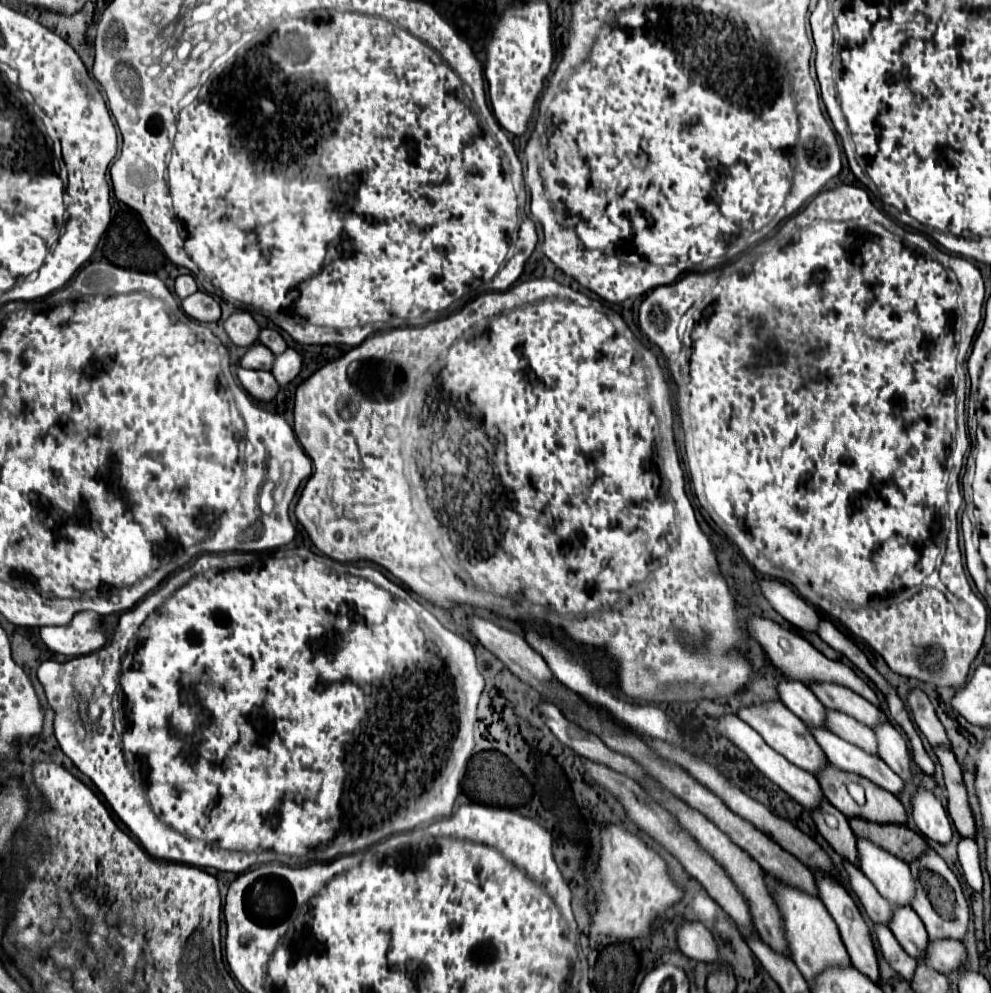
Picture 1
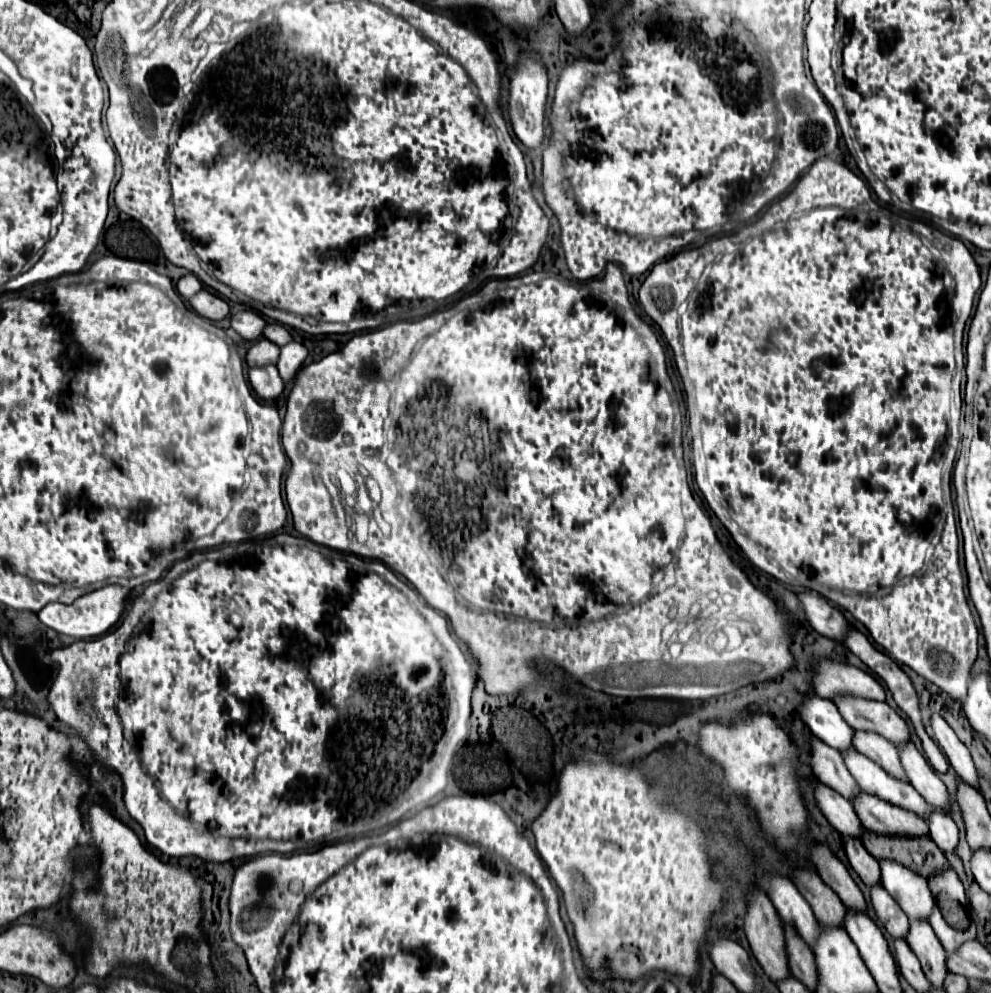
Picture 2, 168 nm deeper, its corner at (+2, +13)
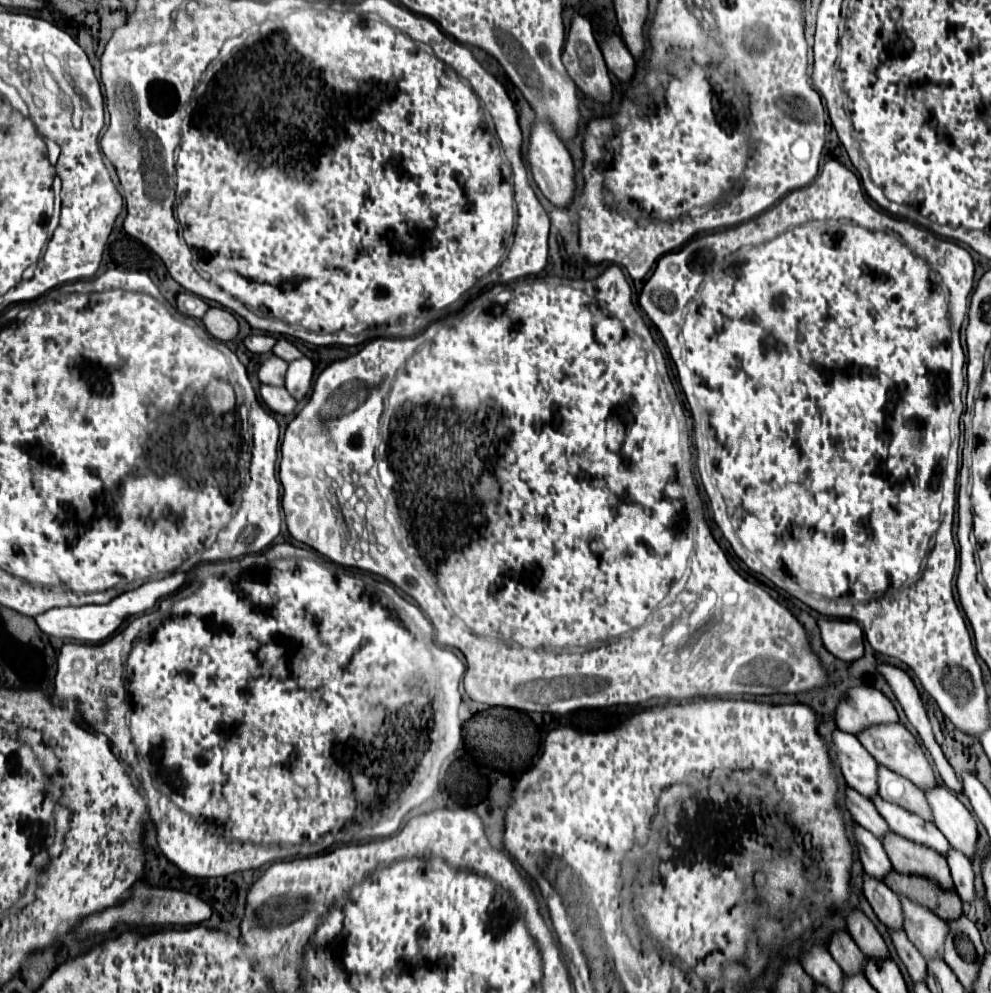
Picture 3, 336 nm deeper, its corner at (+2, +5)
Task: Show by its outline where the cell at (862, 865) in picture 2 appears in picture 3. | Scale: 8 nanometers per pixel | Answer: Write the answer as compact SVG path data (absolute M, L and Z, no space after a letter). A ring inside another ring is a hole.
M863 875L863 893L869 901L869 905L873 907L873 911L877 913L877 917L881 919L881 923L885 923L887 927L899 929L903 927L903 917L901 917L901 905L897 895L879 879L873 879L871 875Z

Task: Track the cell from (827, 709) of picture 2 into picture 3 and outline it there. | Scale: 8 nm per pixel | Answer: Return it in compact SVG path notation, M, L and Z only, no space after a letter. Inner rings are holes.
M833 729L831 751L847 785L865 797L873 797L873 793L877 793L877 761L867 753L859 739L841 729Z

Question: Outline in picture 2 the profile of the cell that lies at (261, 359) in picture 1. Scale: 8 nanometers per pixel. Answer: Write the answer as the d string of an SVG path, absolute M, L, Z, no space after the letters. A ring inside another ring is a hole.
M265 337L259 339L247 353L247 365L275 365L277 357L279 357L279 347L273 345L271 341L267 341Z

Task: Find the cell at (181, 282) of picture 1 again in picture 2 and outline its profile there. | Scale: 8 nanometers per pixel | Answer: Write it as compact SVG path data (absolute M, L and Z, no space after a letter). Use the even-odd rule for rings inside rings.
M187 273L185 277L181 277L179 279L179 283L177 283L177 291L179 291L179 295L183 297L183 299L191 299L195 293L199 293L203 289L203 283L195 277L195 275L191 275L191 273Z

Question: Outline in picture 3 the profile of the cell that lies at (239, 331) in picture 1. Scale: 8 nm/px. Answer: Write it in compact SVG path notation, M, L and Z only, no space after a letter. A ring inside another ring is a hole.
M259 333L259 335L247 335L245 339L243 339L243 343L245 343L245 347L251 351L251 353L269 353L271 349L273 349L273 345L275 345L275 337L273 335L265 335L265 333Z

